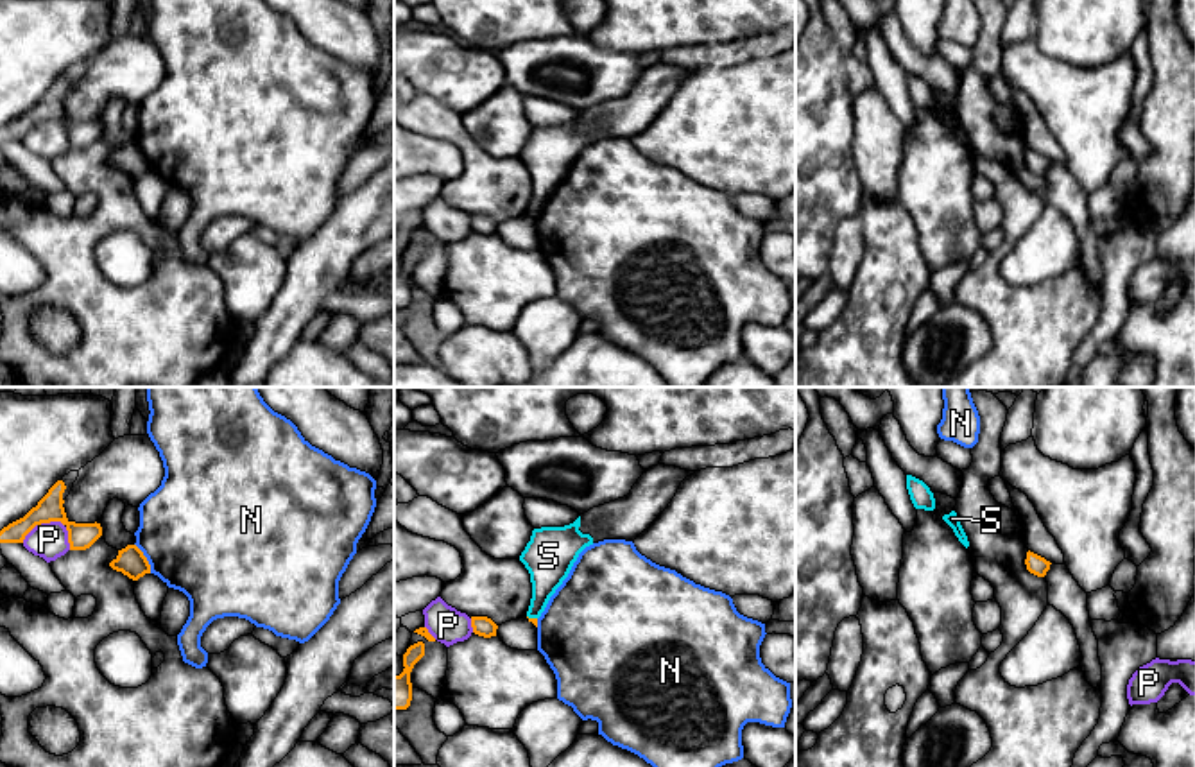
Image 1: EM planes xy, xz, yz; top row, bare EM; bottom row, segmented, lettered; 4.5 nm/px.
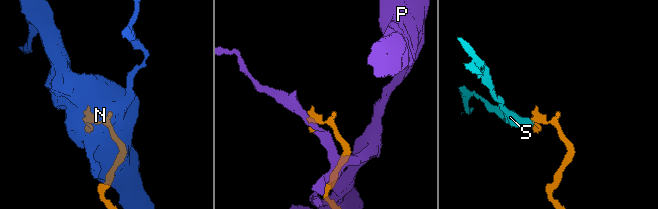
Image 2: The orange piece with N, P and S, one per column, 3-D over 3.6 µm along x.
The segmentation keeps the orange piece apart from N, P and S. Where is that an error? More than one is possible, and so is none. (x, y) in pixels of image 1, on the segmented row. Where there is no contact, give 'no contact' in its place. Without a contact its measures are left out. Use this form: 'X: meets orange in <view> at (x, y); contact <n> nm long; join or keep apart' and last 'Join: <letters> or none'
N: meets orange in xy at (146, 558); contact 150 nm long; keep apart
P: meets orange in xy at (54, 520); contact 220 nm long; keep apart
S: meets orange in xz at (533, 619); contact 50 nm long; keep apart
Join: none

